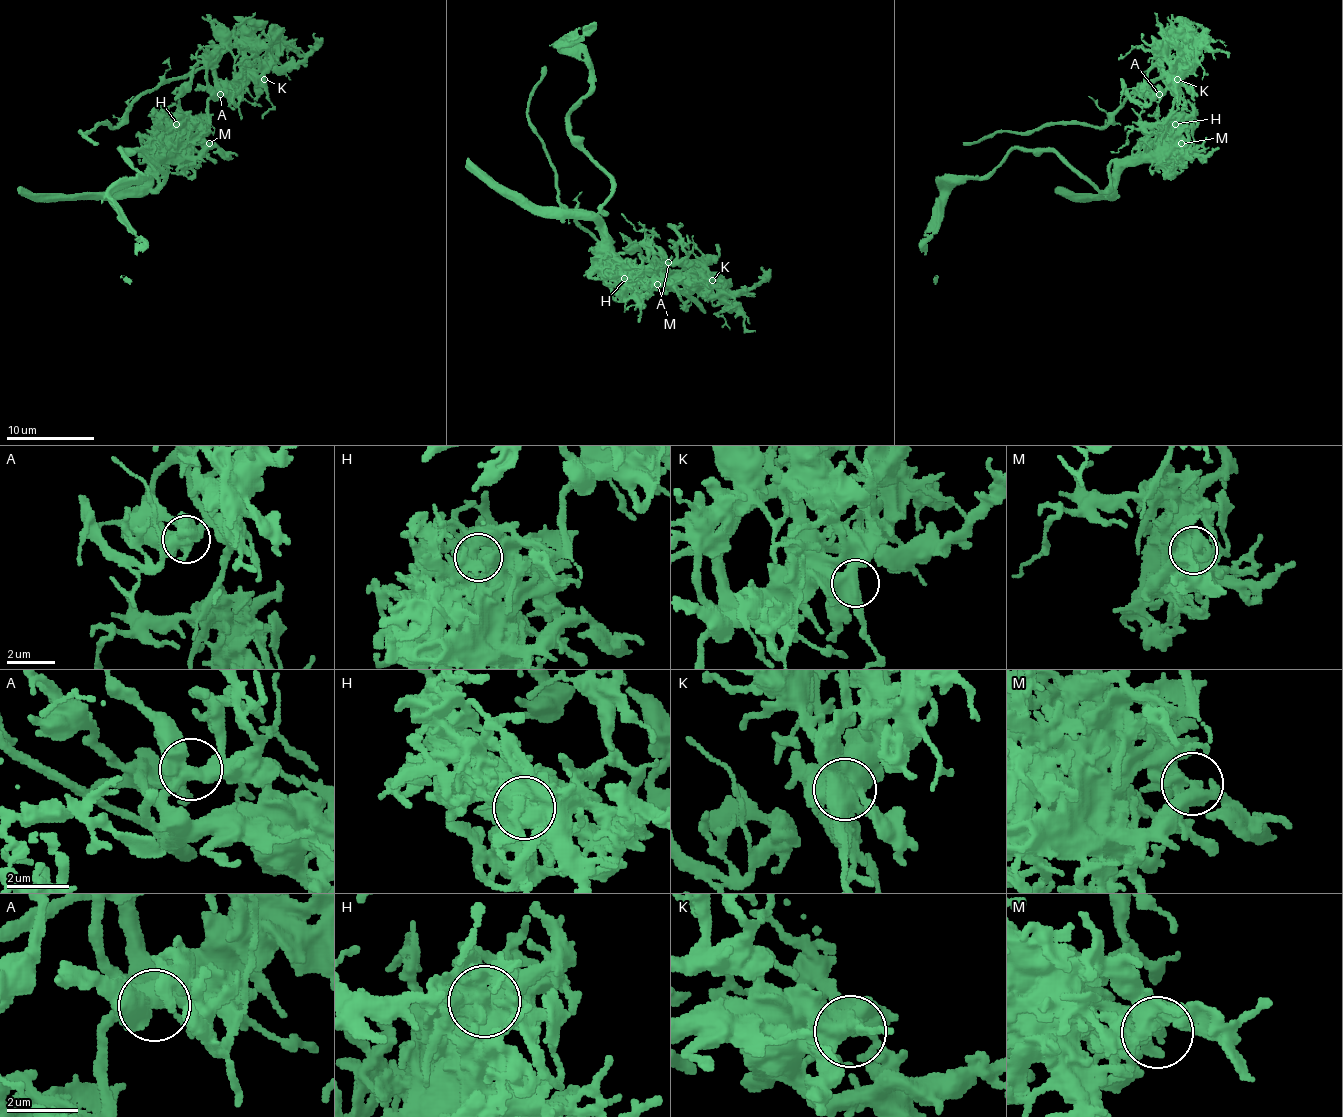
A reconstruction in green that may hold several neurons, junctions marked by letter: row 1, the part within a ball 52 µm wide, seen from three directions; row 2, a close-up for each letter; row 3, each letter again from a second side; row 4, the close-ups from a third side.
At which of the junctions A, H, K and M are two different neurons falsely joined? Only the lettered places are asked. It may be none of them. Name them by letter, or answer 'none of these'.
H

